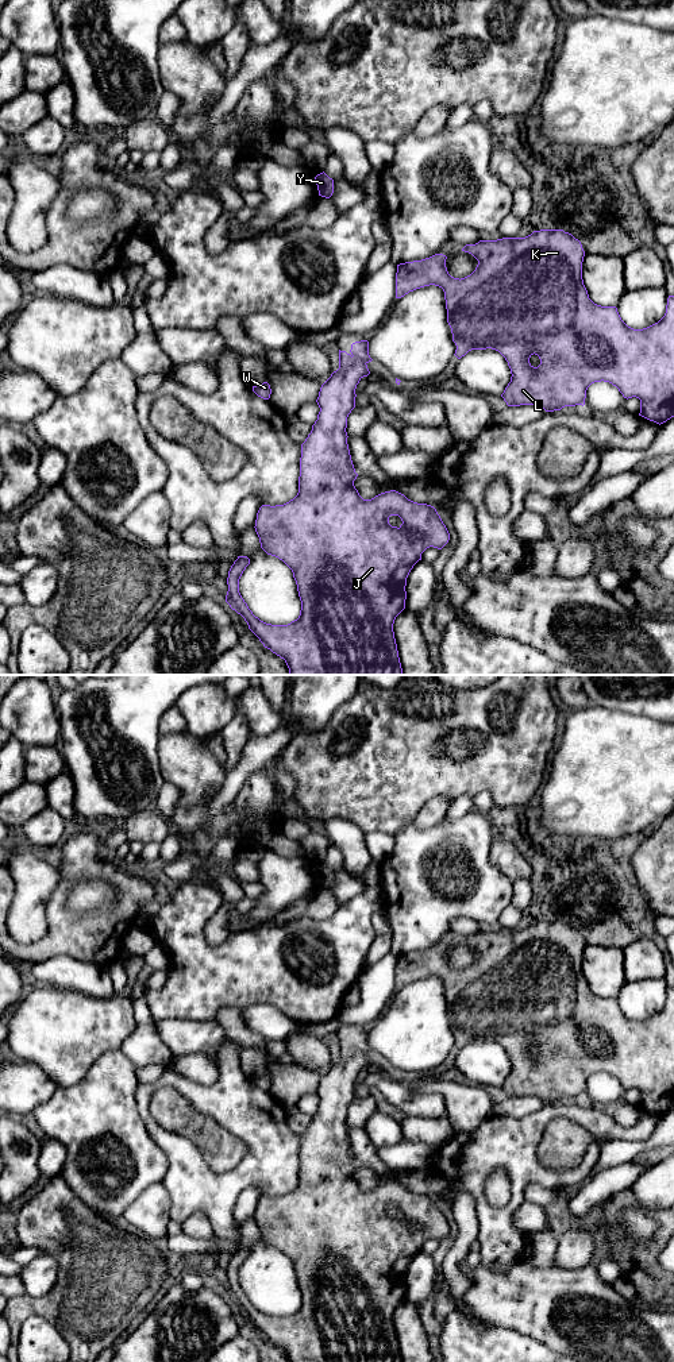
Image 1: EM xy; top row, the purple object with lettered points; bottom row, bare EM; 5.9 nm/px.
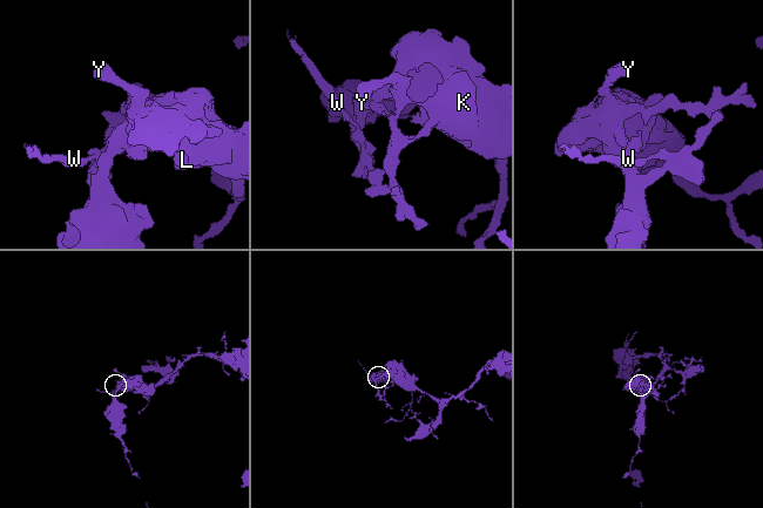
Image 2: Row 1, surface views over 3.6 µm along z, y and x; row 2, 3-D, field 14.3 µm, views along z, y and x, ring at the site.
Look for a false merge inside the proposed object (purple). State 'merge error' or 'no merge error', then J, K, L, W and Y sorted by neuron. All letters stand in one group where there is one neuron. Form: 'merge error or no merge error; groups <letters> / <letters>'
no merge error; groups J K L W Y

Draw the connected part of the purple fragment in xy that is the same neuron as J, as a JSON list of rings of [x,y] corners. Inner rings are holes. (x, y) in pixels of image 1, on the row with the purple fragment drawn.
[[[367,340],[353,343],[348,354],[339,350],[339,369],[321,385],[316,400],[320,408],[317,420],[301,444],[297,495],[284,505],[262,505],[257,513],[254,528],[261,548],[282,560],[293,572],[301,601],[299,618],[288,625],[261,621],[239,593],[239,579],[250,559],[238,556],[228,571],[226,602],[244,618],[265,648],[285,660],[289,675],[403,675],[393,624],[405,609],[407,578],[427,548],[442,549],[450,540],[450,533],[434,506],[413,502],[396,490],[363,499],[354,486],[358,474],[347,444],[347,417],[355,408],[357,385],[370,374],[367,363],[371,360]],[[390,516],[398,516],[403,524],[398,528],[392,526]]]

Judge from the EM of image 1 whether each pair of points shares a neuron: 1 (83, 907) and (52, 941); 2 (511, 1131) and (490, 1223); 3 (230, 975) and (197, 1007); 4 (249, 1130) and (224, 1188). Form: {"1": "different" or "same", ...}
{"1": "different", "2": "same", "3": "same", "4": "same"}

